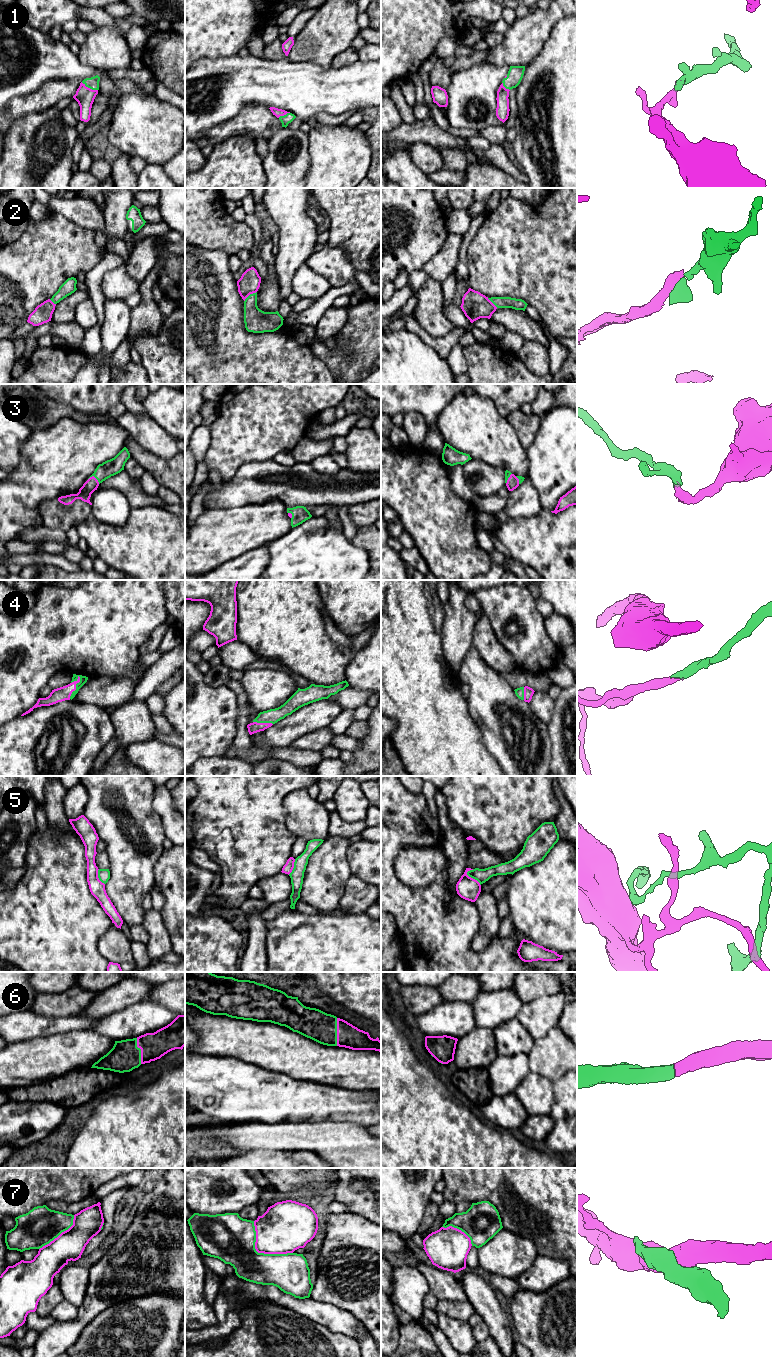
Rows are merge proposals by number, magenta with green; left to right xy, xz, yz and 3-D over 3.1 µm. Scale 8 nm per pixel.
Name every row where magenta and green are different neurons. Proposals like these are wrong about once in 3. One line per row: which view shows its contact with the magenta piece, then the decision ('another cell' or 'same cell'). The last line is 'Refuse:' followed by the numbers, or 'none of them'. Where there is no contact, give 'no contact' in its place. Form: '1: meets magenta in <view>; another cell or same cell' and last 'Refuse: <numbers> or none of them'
1: meets magenta in xy; same cell
2: meets magenta in xz; same cell
3: meets magenta in xy; same cell
4: meets magenta in xy; same cell
5: meets magenta in yz; another cell
6: meets magenta in xz; same cell
7: meets magenta in xz; another cell
Refuse: 5, 7

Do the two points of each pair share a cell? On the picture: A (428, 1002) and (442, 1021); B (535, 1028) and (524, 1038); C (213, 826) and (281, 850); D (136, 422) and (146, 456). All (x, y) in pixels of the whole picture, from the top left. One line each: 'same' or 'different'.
A: different
B: different
C: same
D: different

